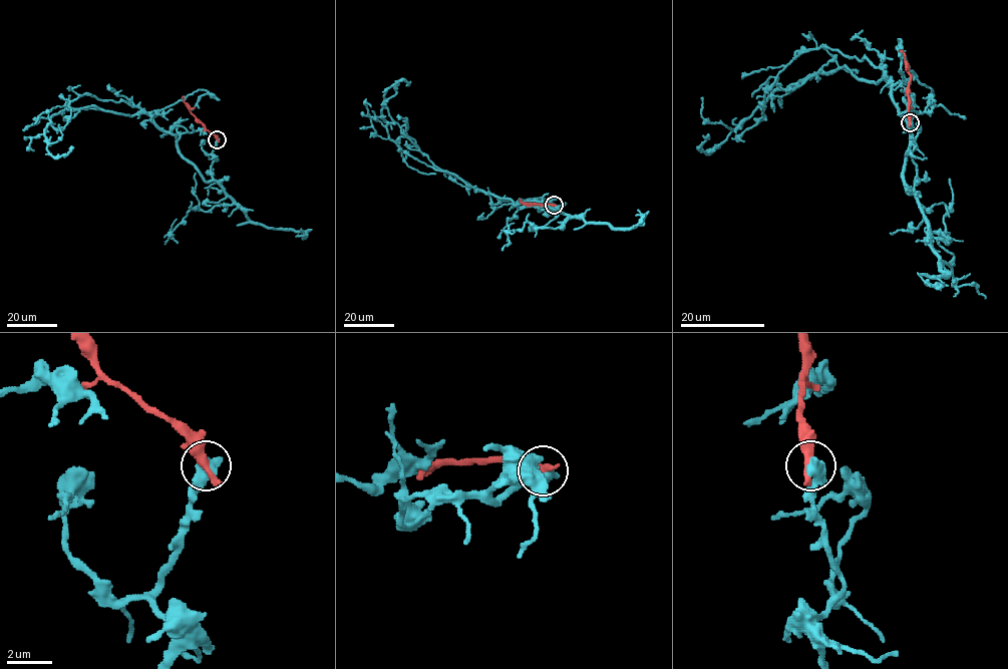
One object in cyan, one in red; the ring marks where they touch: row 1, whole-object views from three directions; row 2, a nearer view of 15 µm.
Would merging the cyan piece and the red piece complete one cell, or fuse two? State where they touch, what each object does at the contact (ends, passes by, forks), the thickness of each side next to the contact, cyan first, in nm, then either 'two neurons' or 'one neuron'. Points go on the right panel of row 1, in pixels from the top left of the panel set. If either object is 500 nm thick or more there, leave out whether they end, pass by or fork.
at (910, 122); 700 nm thick on the cyan side, 500 nm on the other; two neurons

